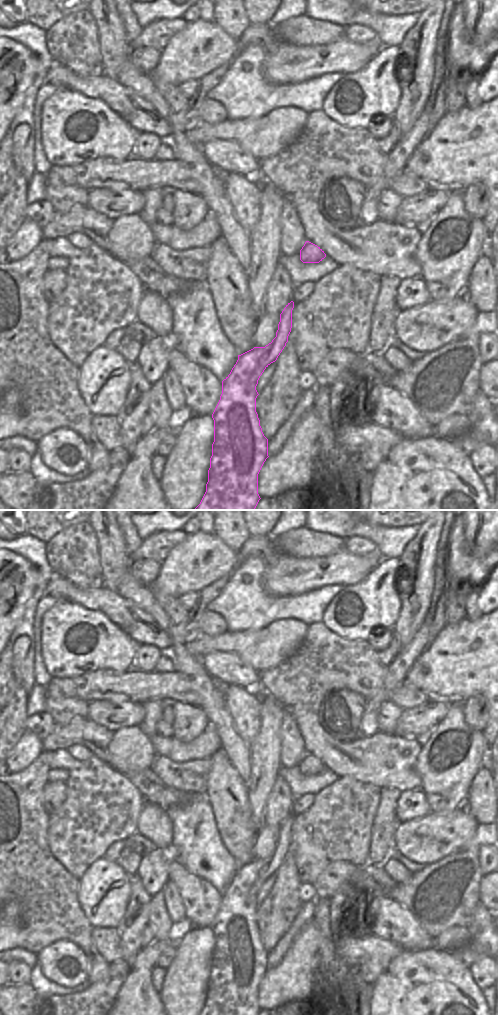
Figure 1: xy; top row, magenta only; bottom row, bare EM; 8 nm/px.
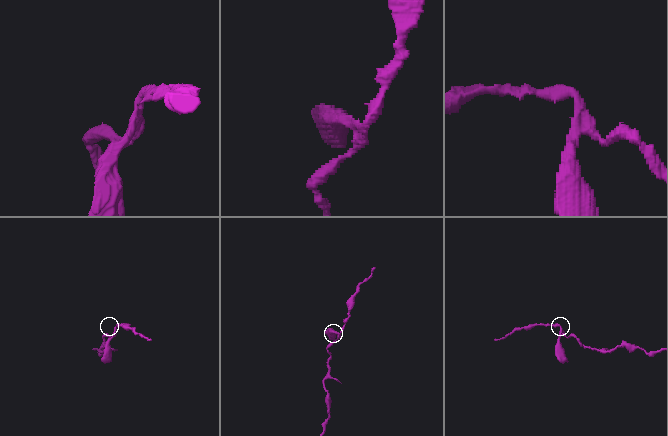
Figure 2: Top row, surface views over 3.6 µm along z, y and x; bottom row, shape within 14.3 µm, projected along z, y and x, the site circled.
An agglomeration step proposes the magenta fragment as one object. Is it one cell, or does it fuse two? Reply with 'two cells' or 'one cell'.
two cells

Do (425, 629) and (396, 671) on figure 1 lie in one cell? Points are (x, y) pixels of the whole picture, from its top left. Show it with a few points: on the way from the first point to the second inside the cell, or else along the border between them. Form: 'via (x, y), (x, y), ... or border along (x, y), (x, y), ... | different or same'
via (421, 639), (404, 661) | same

